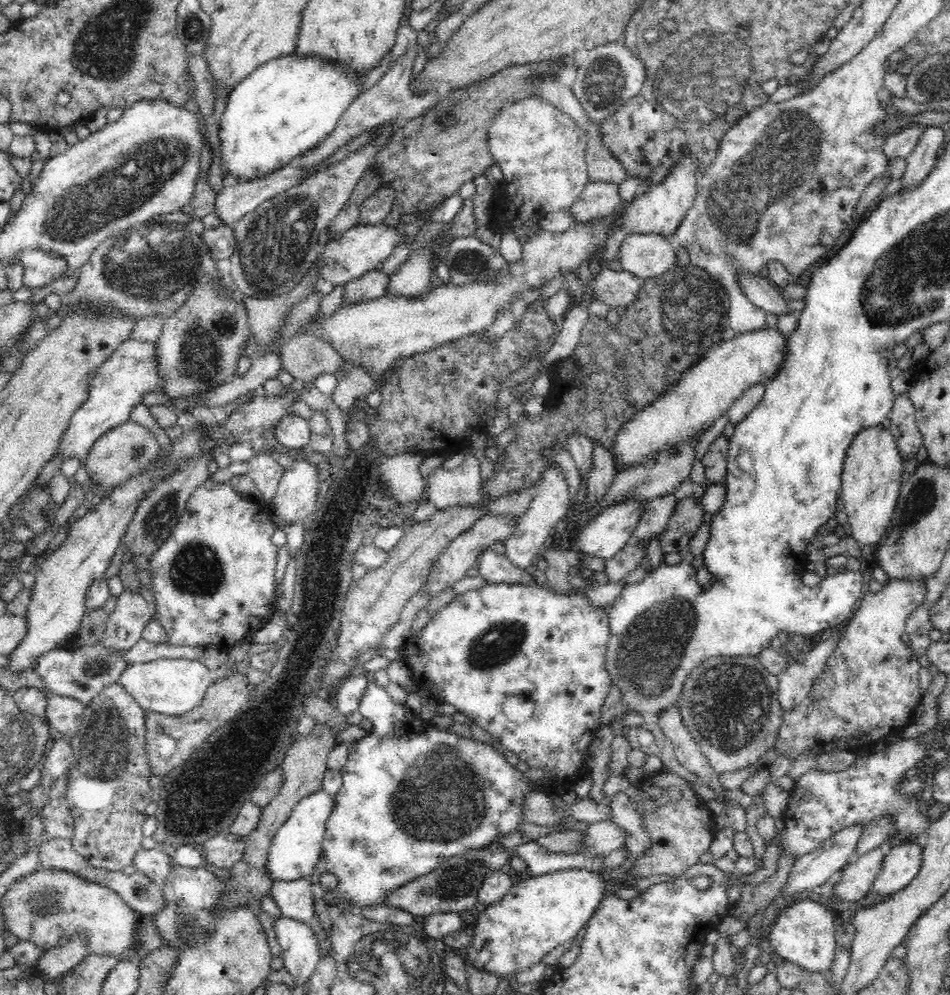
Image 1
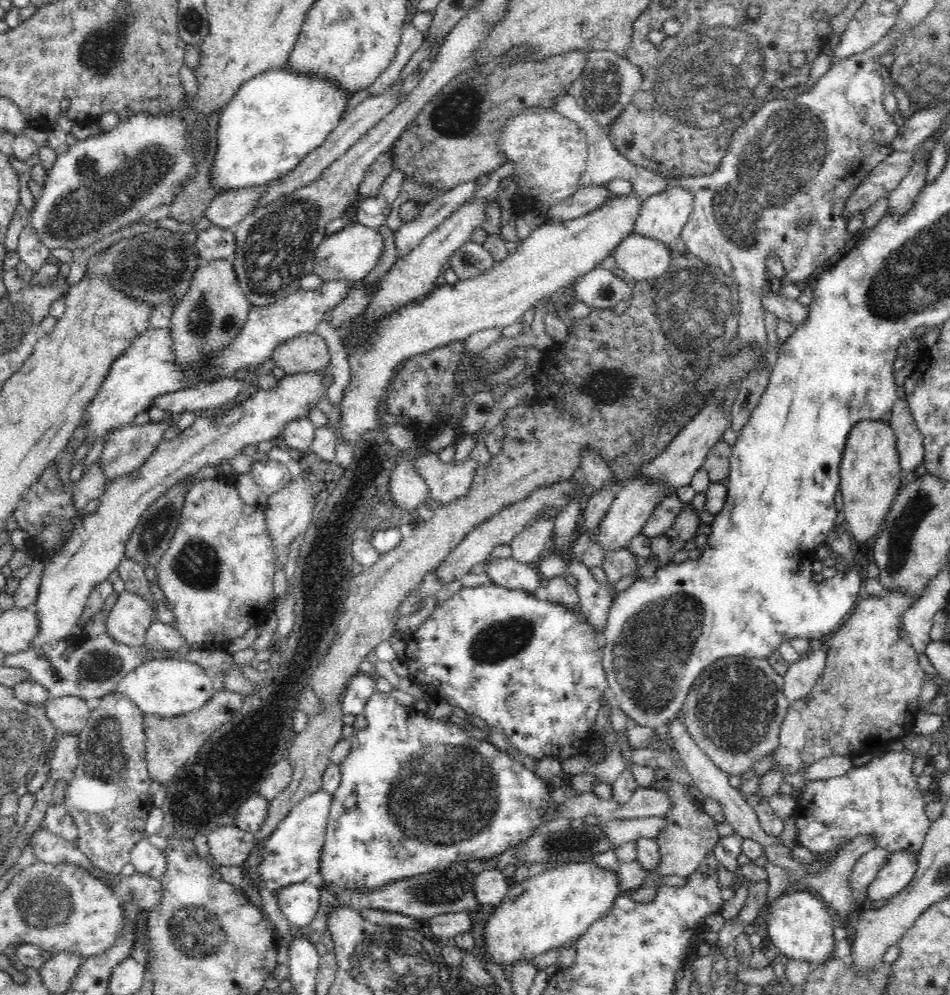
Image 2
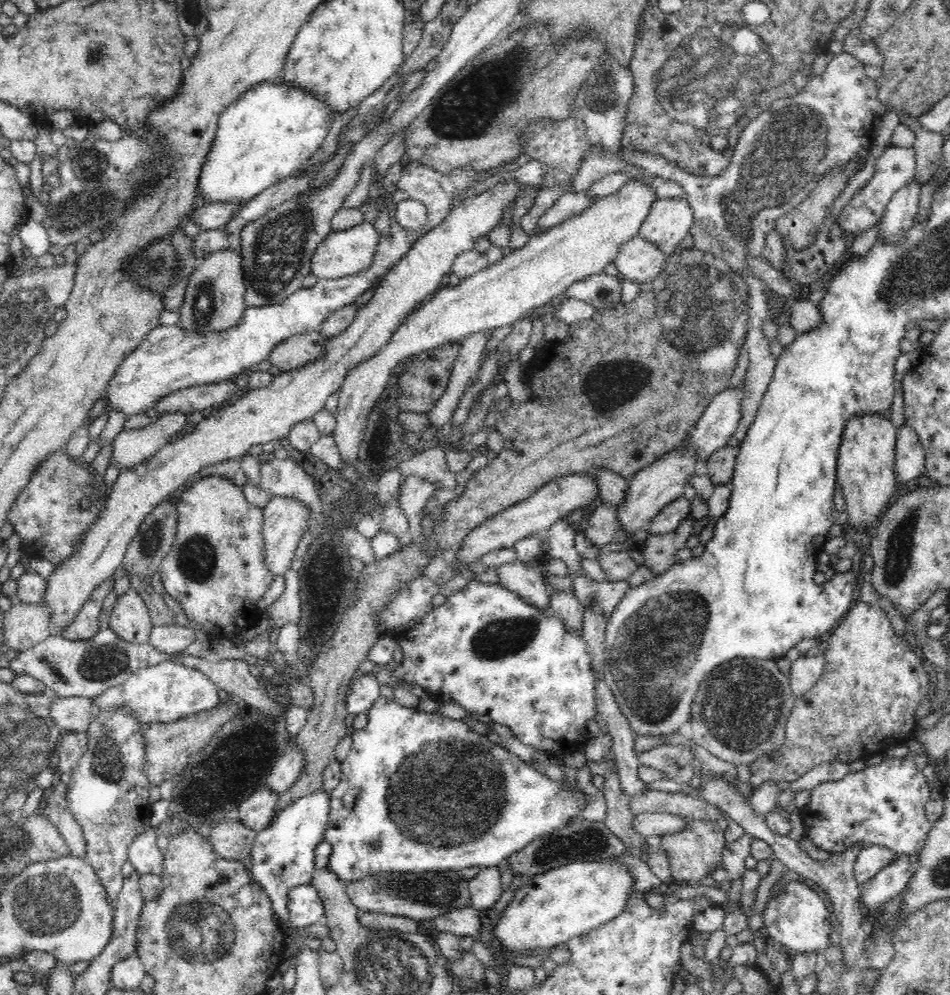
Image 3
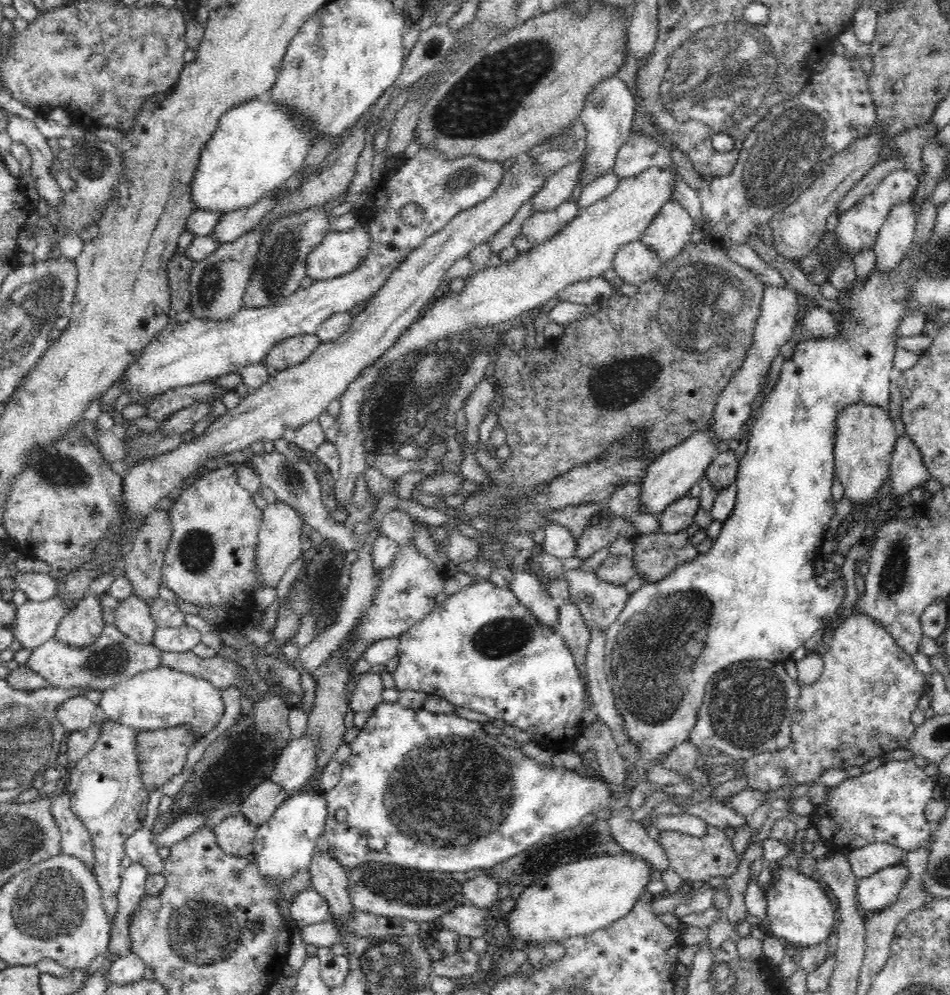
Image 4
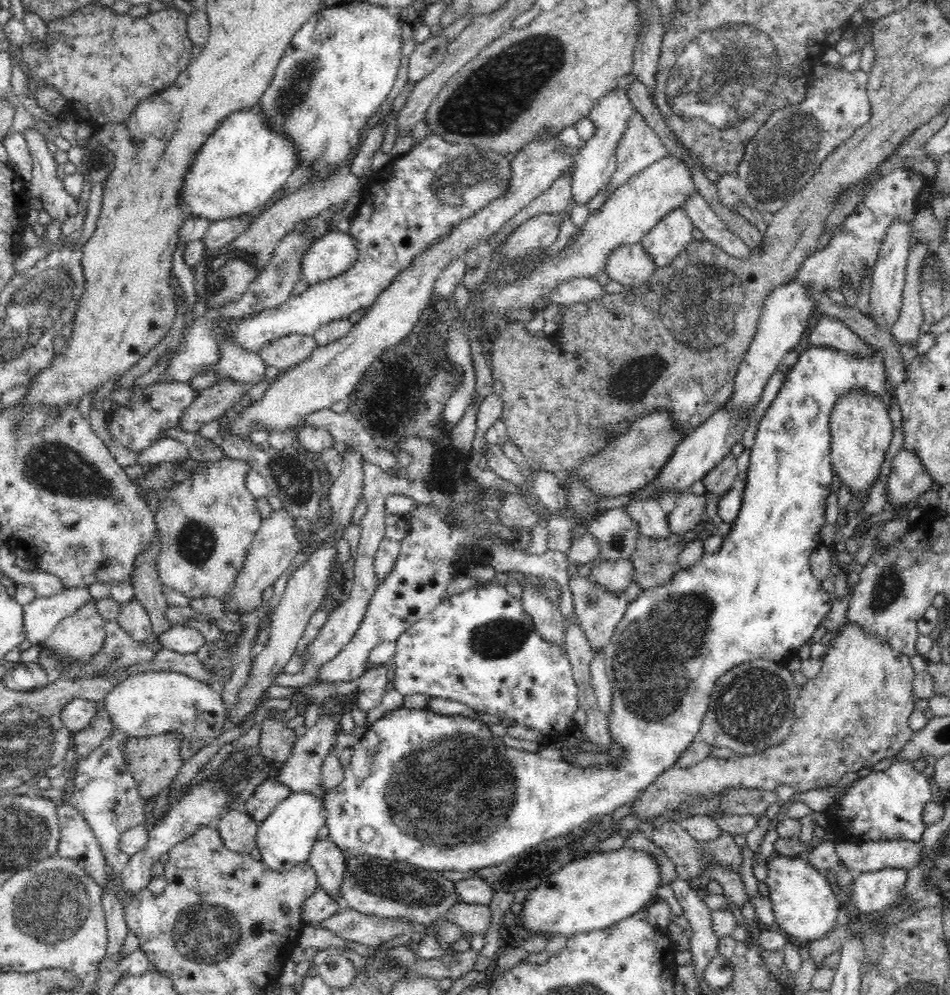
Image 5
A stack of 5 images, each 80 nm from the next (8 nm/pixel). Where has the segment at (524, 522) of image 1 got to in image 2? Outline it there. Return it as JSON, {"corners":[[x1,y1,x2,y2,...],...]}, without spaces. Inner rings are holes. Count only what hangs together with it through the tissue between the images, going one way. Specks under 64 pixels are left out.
{"corners":[[542,515,532,519,510,542,511,556,518,562,535,565,541,554,548,551,550,536,554,532,554,517]]}

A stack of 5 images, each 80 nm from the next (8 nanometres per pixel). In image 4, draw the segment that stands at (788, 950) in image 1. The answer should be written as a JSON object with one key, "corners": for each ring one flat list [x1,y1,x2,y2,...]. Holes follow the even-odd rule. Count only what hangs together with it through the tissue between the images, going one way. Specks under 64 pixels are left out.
{"corners":[[772,864,772,867,770,885,765,890,767,924,771,935,801,948,822,944,834,932,834,908,822,885,799,873,797,868,781,868,778,864]]}

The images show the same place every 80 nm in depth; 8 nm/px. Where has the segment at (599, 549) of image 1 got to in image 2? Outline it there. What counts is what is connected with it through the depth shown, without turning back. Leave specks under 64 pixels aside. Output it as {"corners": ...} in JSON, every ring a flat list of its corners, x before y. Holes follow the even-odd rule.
{"corners":[[637,476,630,482,623,484,618,488,615,499,612,501,608,512,599,522,597,531,590,533,589,536,596,544,600,544,603,552,610,550,620,550,628,546,634,536,641,533,642,527,646,524,648,517,652,514,654,507,670,493,676,492,676,488,663,486,659,482,652,482,649,478]]}

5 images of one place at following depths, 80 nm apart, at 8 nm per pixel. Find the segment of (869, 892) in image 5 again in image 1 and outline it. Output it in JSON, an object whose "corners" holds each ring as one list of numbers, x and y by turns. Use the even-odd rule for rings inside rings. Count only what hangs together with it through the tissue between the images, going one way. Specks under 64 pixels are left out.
{"corners":[[900,841,892,846,872,889,878,894,894,896,908,886,918,876,923,860,922,848,916,841]]}

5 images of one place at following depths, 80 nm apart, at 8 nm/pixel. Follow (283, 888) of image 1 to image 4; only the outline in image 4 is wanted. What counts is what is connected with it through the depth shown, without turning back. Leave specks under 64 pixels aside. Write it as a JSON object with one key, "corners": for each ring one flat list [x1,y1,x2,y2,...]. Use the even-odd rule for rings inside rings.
{"corners":[[313,888,297,892,289,909,291,920,299,928,331,918,326,899]]}

